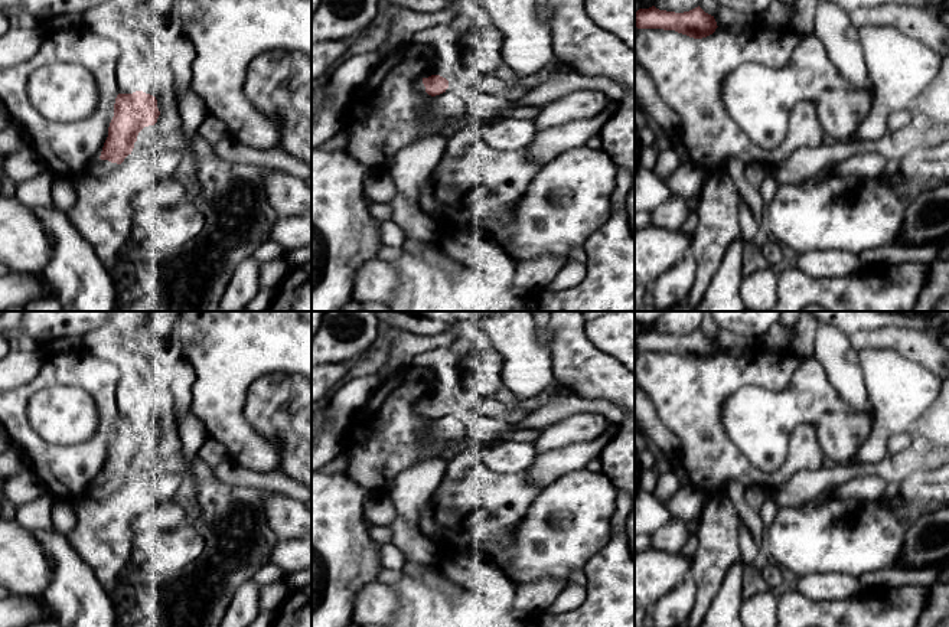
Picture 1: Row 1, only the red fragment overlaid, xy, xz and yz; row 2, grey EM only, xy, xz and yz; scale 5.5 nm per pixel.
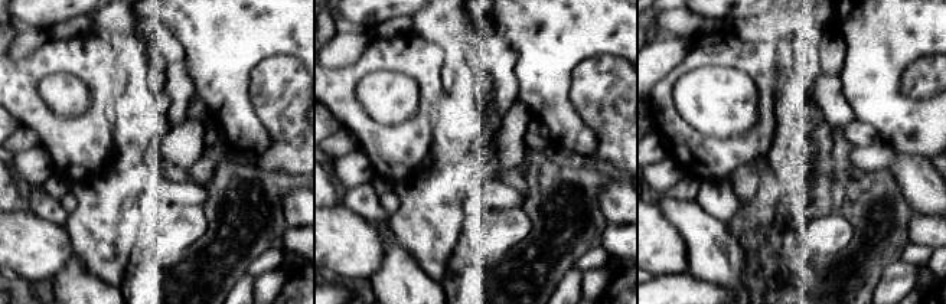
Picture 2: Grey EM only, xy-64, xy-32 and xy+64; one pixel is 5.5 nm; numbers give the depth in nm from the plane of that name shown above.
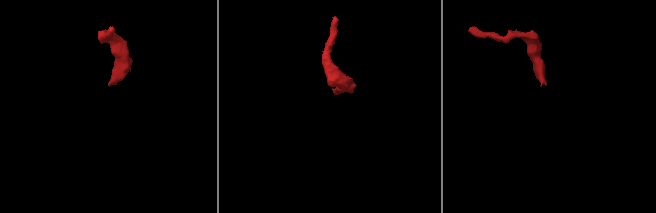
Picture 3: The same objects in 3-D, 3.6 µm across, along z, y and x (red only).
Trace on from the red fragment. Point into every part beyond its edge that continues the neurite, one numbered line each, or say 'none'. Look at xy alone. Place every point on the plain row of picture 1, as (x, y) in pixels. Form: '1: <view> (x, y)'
1: xy (97, 490)

